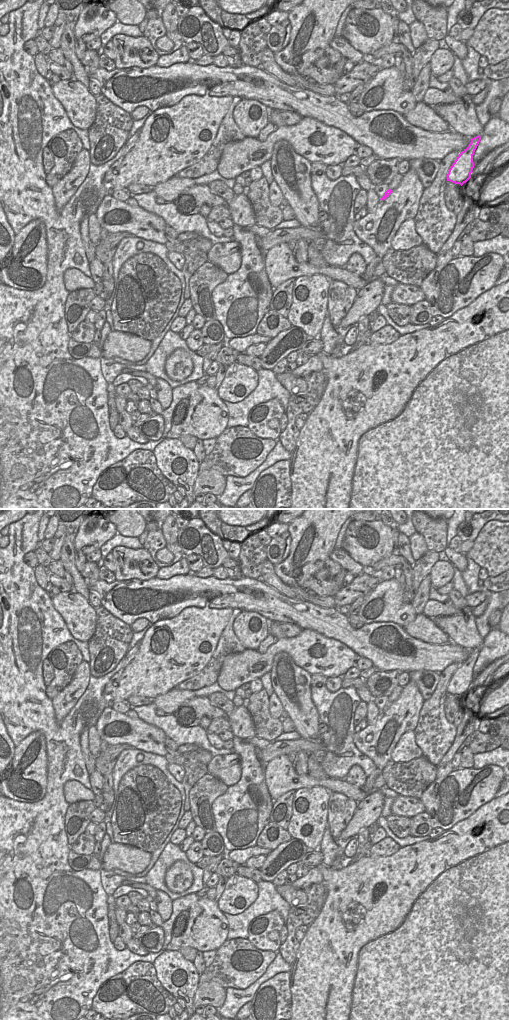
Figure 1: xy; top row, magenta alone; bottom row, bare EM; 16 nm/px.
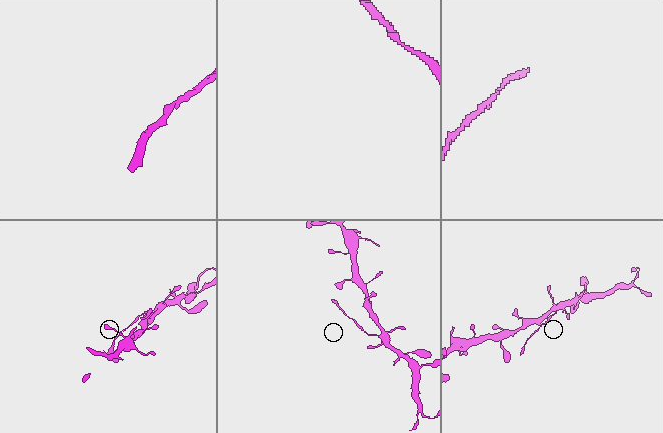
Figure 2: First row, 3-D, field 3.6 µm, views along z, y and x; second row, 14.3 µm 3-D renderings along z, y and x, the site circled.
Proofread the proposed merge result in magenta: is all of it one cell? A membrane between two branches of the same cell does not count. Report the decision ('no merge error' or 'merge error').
merge error

